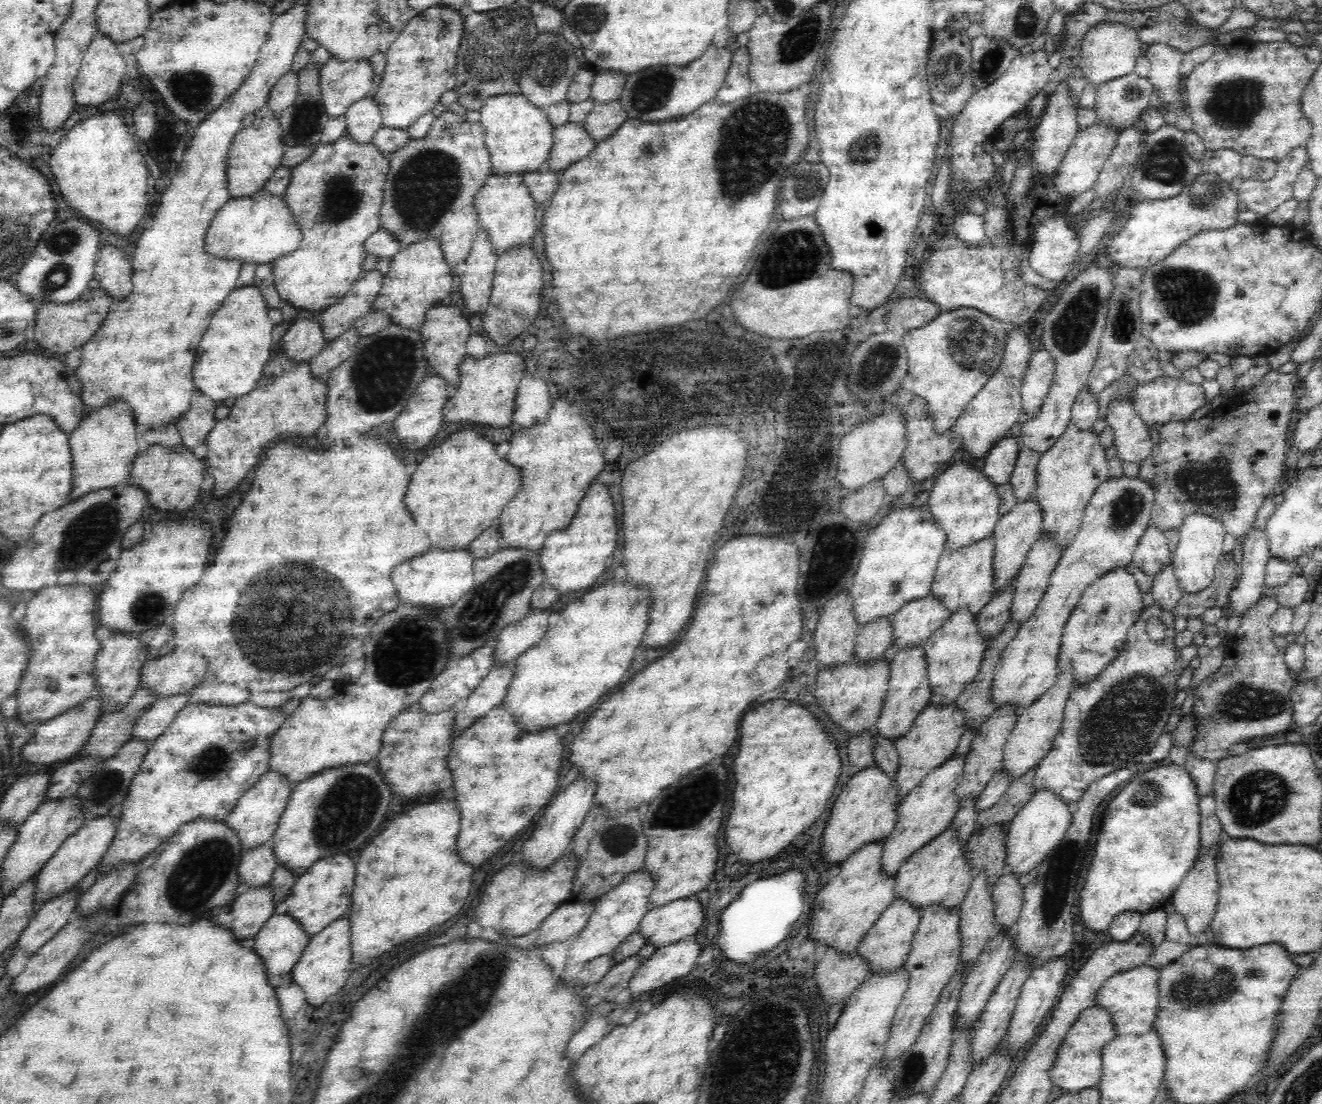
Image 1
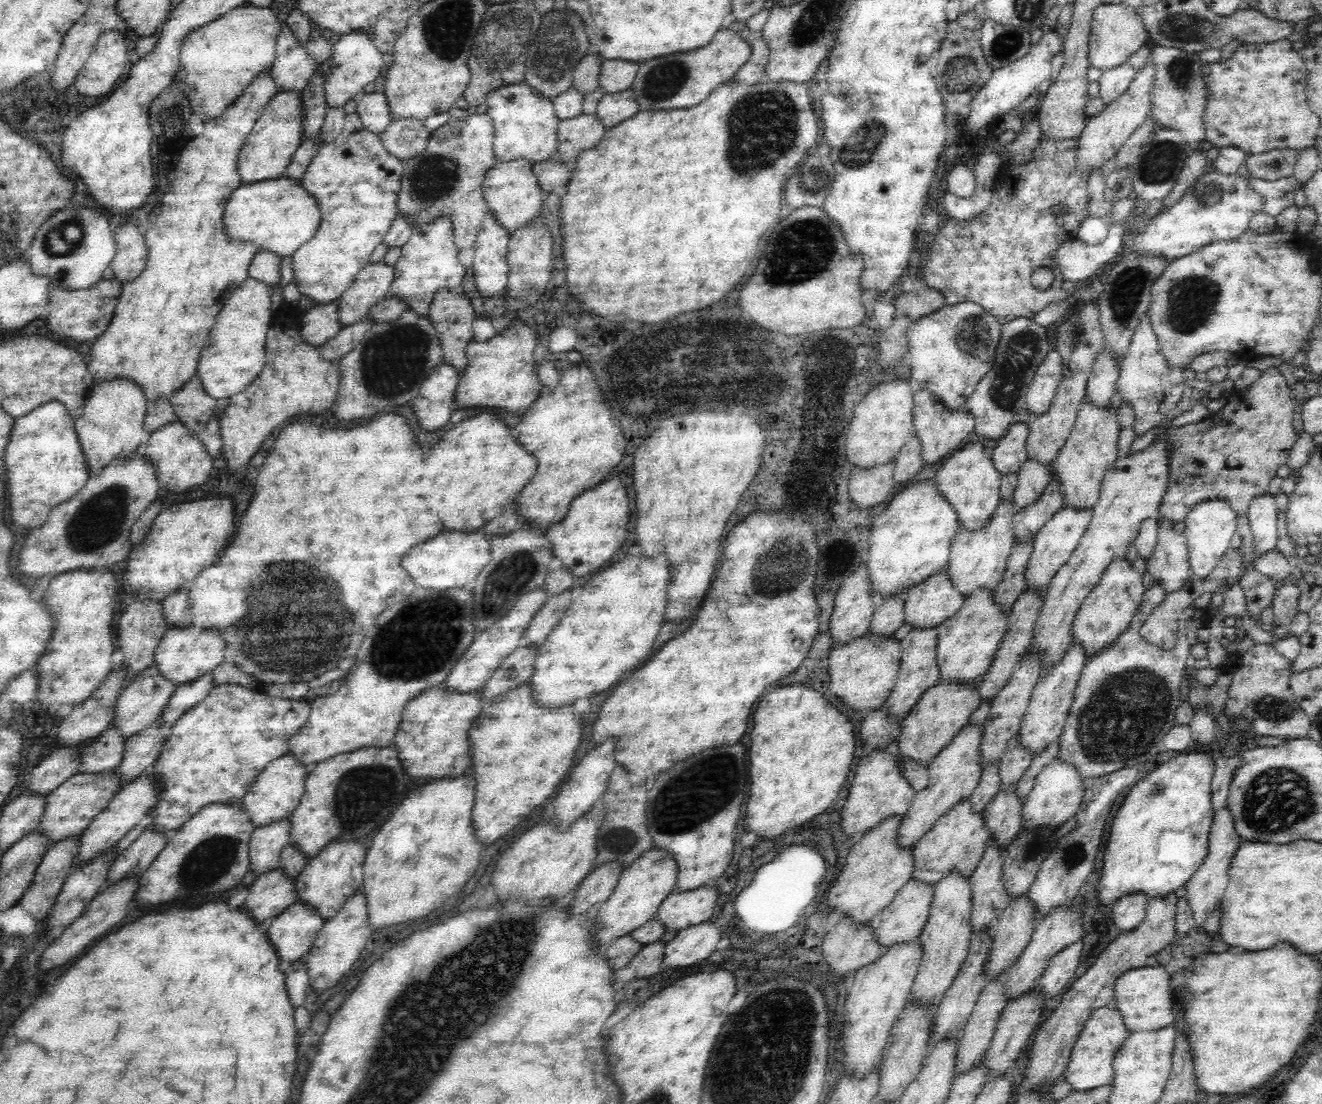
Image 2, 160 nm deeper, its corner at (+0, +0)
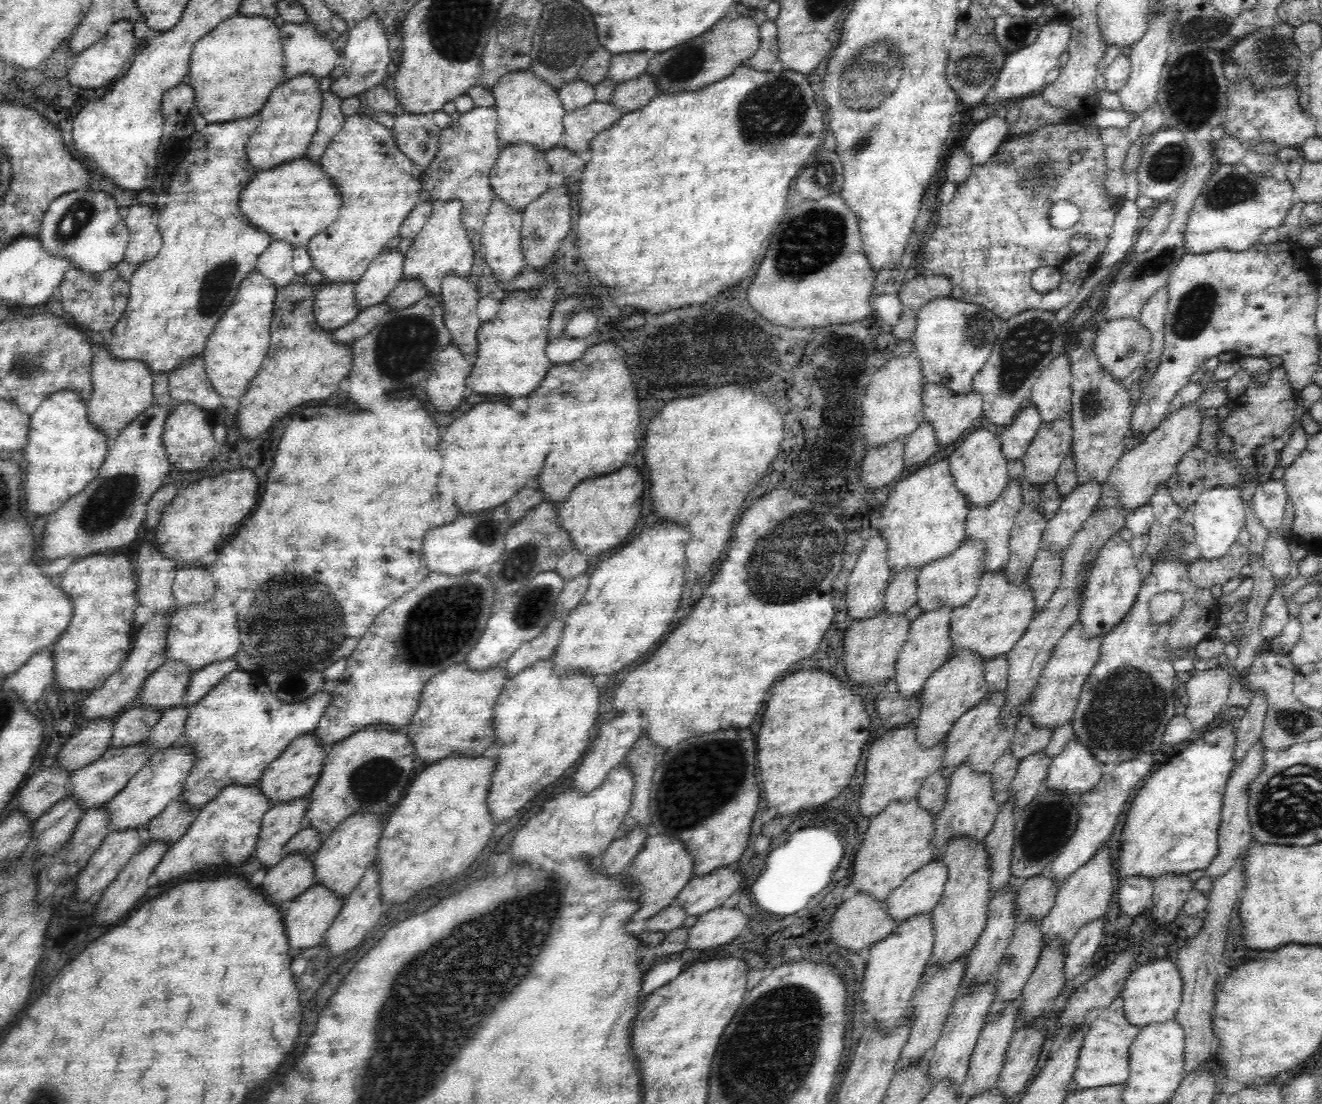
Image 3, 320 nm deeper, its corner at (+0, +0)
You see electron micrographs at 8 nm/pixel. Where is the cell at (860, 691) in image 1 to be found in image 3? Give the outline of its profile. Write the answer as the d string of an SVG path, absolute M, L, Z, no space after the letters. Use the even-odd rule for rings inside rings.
M883 609L871 619L852 622L846 629L844 638L844 660L846 660L846 674L854 686L883 686L895 678L896 656L908 636L912 620L906 613L890 614Z

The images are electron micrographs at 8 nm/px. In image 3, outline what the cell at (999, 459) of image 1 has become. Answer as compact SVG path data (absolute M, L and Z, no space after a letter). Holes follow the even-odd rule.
M1029 402L1006 426L1002 438L1002 453L1010 460L1021 460L1028 451L1029 445L1034 441L1034 437L1043 423L1041 414L1037 406Z

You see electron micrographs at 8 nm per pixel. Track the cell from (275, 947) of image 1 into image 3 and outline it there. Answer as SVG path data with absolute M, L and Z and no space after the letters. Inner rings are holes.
M319 883L308 887L302 894L299 894L293 901L284 907L285 934L288 936L290 948L312 948L319 945L324 938L324 932L332 927L333 920L338 916L339 910L343 907L344 898L333 894L329 888Z

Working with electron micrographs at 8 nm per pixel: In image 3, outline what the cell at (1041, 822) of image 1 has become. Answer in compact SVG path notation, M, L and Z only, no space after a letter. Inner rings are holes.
M1070 738L1062 752L1053 757L1044 787L1057 794L1088 792L1108 769L1076 738Z

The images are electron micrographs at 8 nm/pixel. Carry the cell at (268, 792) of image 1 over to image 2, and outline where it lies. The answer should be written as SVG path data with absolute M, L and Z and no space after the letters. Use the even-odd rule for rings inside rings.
M287 751L284 756L268 763L241 800L241 806L245 809L245 814L249 815L253 826L267 827L276 820L289 818L304 796L305 777L310 772L310 766L300 763L294 755Z

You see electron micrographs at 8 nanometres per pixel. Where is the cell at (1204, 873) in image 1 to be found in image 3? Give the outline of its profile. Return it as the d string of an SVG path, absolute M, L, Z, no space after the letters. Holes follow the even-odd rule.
M1260 738L1252 742L1252 746L1246 750L1244 758L1238 762L1229 776L1223 794L1222 818L1218 829L1218 854L1211 860L1210 866L1206 869L1205 875L1210 878L1216 878L1236 866L1238 856L1250 847L1253 841L1251 823L1248 818L1249 809L1249 787L1257 779L1258 773L1261 772L1264 764L1265 746Z

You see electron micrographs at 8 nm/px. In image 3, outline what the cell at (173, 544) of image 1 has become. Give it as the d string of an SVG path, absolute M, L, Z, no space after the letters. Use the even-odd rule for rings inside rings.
M244 467L181 485L172 503L165 507L153 533L156 536L157 550L165 558L177 563L178 567L213 556L215 549L237 531L236 526L256 506L258 484L254 482L256 478L252 476L252 470Z

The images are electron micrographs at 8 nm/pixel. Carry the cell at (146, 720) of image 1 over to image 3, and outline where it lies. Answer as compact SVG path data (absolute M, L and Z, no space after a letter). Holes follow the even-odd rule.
M230 656L228 660L208 664L200 670L193 671L184 701L194 705L204 698L227 674L238 668L239 662L235 656Z

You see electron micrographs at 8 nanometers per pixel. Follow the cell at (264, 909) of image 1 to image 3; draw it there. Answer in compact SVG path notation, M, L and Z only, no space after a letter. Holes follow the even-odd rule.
M294 852L287 854L267 872L260 889L268 902L285 907L314 884L313 855Z

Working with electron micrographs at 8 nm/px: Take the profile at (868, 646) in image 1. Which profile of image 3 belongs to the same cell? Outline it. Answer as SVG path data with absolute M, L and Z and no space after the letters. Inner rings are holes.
M906 568L902 572L893 572L888 587L886 587L885 600L885 612L890 614L906 613L909 608L912 608L917 603L917 576L919 575L920 568Z

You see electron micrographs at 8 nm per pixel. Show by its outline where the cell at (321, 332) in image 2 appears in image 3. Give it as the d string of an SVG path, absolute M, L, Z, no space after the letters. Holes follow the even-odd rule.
M356 282L322 284L315 294L313 306L318 326L336 330L348 324L359 312L355 297Z

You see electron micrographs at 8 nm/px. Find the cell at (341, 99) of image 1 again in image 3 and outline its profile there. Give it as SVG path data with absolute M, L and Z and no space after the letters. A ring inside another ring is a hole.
M370 15L360 20L359 24L350 31L350 38L346 42L344 53L345 73L344 76L333 81L331 91L344 100L356 97L367 92L369 88L380 85L389 76L391 63L391 52L388 41L388 33L385 32L384 25L376 15Z

